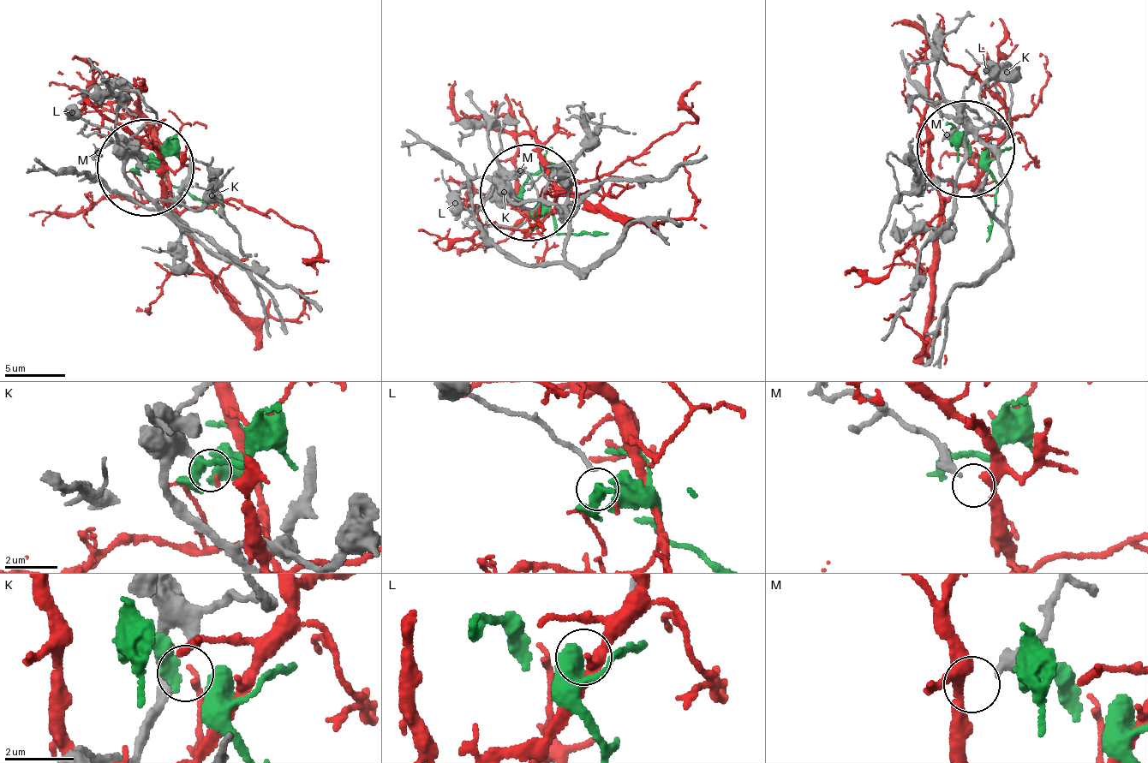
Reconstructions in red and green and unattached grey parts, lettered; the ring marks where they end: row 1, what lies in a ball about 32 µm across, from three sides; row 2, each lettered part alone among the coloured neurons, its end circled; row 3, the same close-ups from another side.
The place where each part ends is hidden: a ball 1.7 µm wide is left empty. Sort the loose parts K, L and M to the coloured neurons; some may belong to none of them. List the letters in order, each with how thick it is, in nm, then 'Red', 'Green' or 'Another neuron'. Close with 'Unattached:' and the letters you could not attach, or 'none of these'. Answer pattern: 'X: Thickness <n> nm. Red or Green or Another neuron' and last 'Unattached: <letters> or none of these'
K: Thickness 240 nm. Green
L: Thickness 160 nm. Another neuron
M: Thickness 340 nm. Red
Unattached: L

